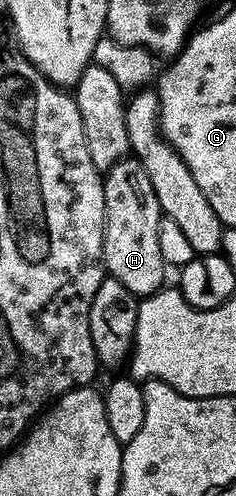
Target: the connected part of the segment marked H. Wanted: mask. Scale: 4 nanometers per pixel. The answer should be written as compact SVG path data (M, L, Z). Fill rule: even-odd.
M134 156L121 158L111 170L105 171L102 187L106 201L106 231L102 245L105 273L120 280L120 284L136 296L155 294L163 289L168 263L160 256L158 235L164 213L157 202L145 164Z

